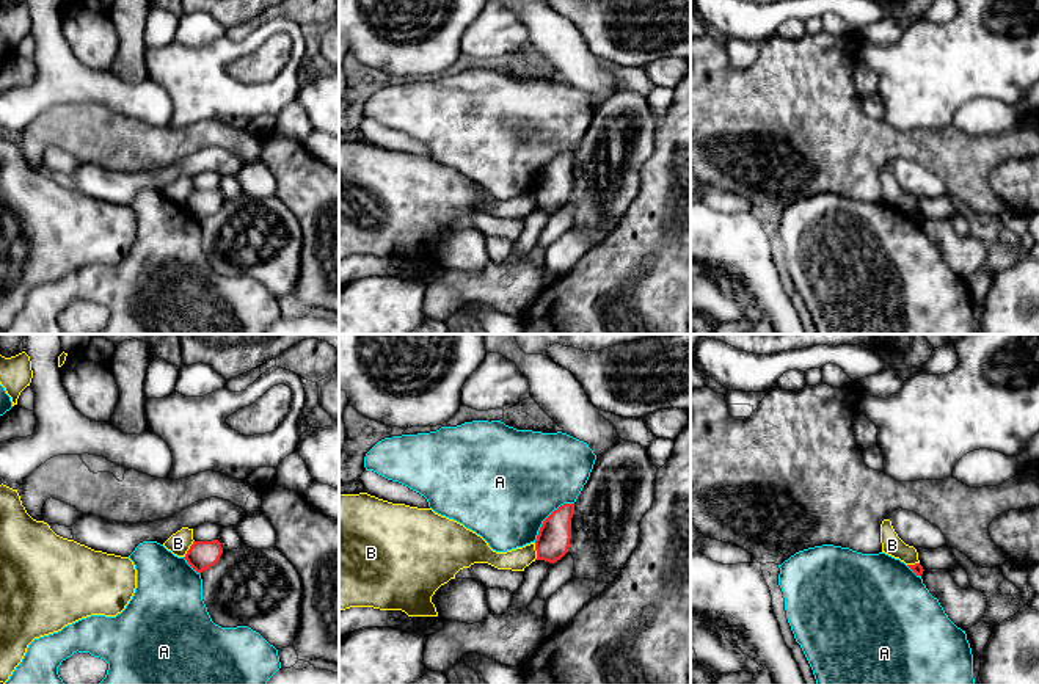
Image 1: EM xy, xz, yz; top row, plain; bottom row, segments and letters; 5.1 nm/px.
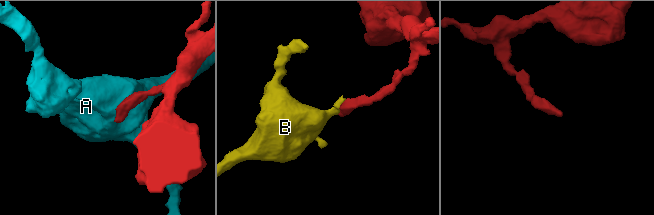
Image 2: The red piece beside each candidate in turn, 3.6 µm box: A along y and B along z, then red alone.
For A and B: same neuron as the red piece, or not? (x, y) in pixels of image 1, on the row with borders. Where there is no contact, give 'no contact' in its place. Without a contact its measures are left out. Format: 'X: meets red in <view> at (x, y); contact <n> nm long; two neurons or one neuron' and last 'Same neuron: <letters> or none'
A: meets red in xz at (548, 516); contact 300 nm long; two neurons
B: meets red in xy at (189, 549); contact 110 nm long; two neurons
Same neuron: none

